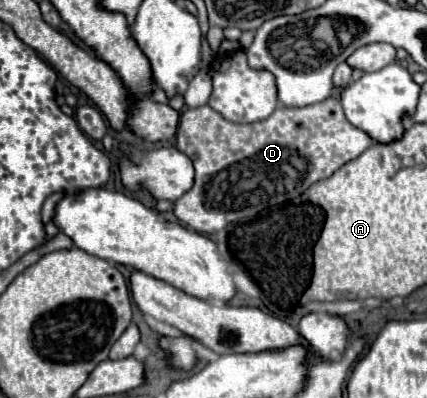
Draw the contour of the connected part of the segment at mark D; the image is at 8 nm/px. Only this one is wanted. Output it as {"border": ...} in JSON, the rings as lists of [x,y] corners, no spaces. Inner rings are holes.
{"border":[[[329,97],[323,103],[315,103],[311,107],[299,107],[299,109],[277,107],[267,119],[255,123],[227,121],[209,105],[187,109],[181,115],[181,123],[177,129],[177,149],[193,159],[195,185],[187,195],[175,201],[173,213],[197,233],[221,231],[229,223],[249,219],[269,205],[279,205],[295,199],[297,195],[307,191],[313,183],[331,177],[345,163],[357,159],[369,145],[371,139],[367,139],[363,131],[347,123],[343,109],[339,107],[339,101],[335,97]]]}

